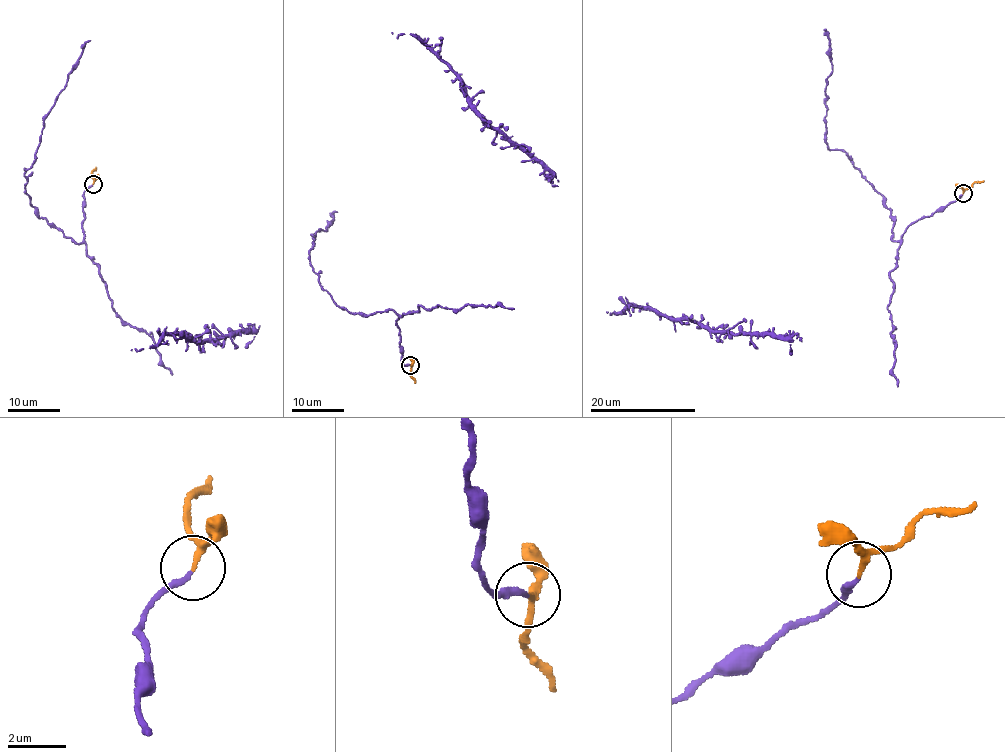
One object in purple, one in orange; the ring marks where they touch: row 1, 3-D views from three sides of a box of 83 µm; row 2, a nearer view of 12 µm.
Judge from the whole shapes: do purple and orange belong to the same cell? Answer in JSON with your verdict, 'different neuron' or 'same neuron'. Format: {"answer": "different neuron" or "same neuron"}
{"answer": "same neuron"}

